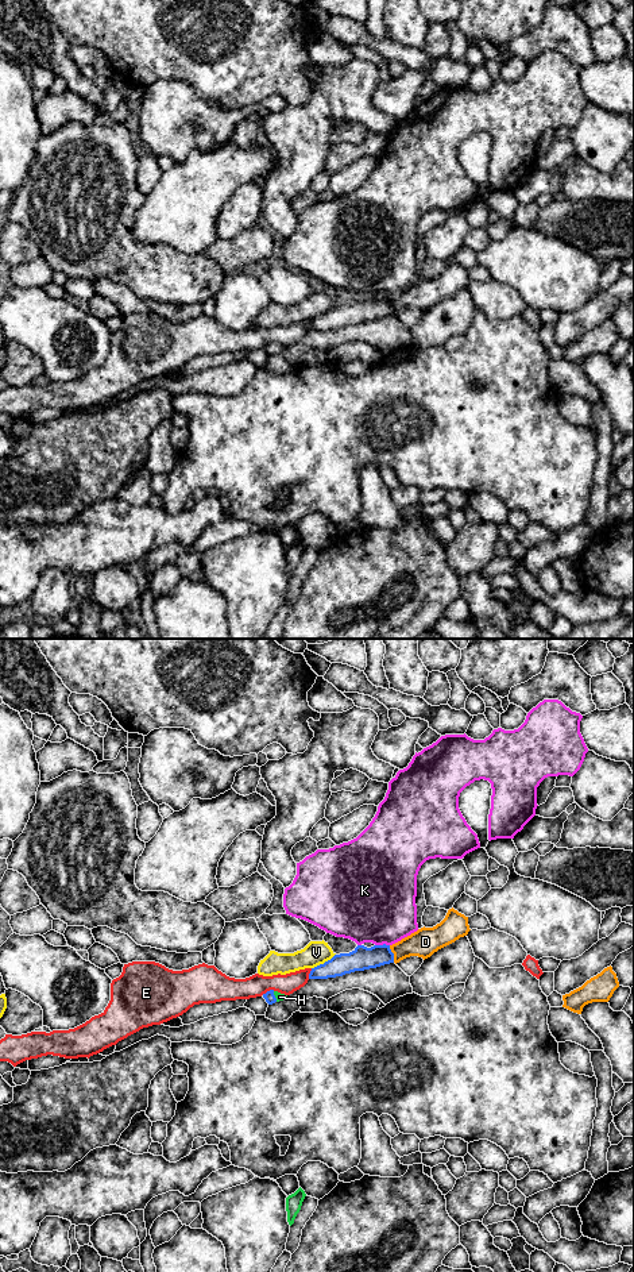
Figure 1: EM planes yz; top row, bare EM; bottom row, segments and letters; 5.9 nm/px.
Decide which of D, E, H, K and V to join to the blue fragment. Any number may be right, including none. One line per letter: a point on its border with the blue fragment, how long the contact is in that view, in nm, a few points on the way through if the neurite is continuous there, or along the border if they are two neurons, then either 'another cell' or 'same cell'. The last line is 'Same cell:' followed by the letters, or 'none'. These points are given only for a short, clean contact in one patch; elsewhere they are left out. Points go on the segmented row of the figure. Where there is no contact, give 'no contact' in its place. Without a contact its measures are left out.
D: contact yz (393, 954); length 110 nm; another cell
E: contact yz (267, 991); length 80 nm; another cell
H: contact yz (274, 997); length 70 nm; way yz (270, 998), (274, 997), (279, 997); same cell
K: contact yz (383, 944); length 90 nm; border yz (389, 944), (375, 945); another cell
V: contact yz (324, 963); length 170 nm; another cell
Same cell: H

